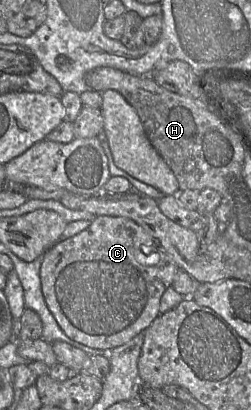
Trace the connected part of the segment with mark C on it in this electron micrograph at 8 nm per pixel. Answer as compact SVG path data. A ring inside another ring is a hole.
M94 216L89 227L57 241L43 255L40 267L45 302L60 328L72 340L95 349L113 349L144 332L160 315L160 300L180 268L159 243L125 217Z

